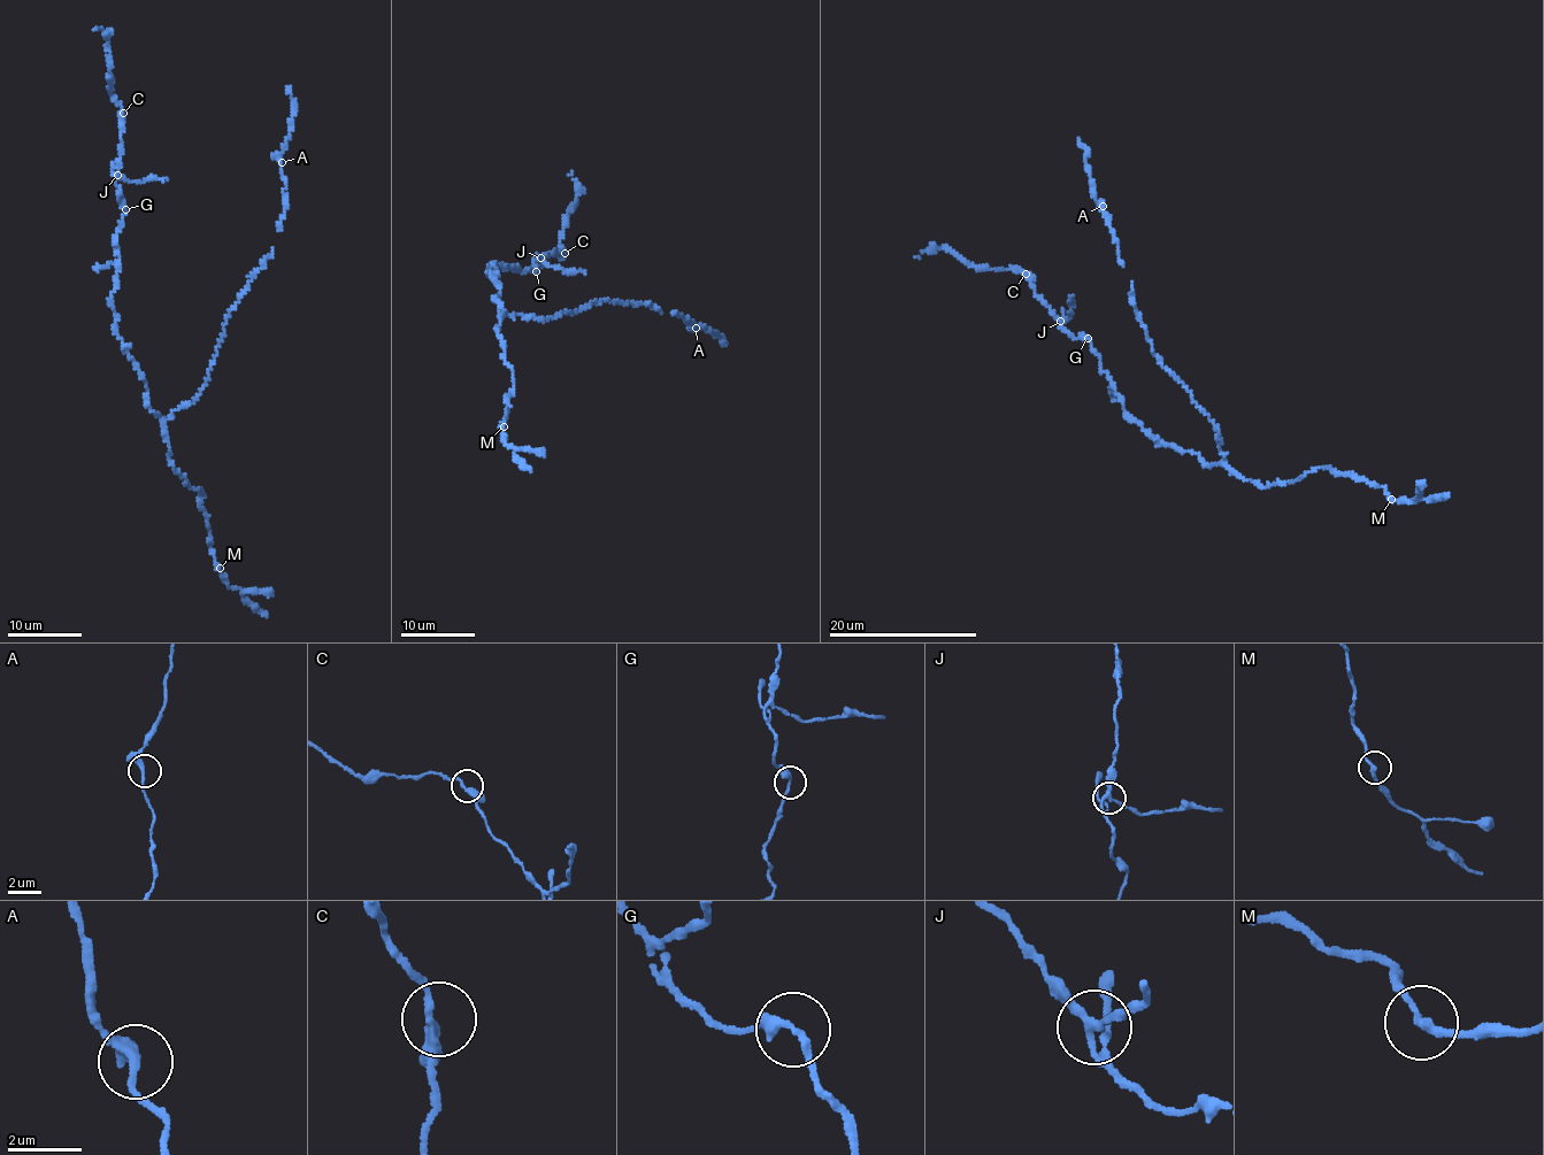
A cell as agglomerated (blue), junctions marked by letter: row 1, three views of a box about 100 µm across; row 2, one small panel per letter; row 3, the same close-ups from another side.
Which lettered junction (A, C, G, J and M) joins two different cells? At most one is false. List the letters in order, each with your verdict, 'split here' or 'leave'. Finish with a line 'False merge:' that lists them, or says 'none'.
A: leave
C: leave
G: leave
J: split here
M: leave
False merge: J

